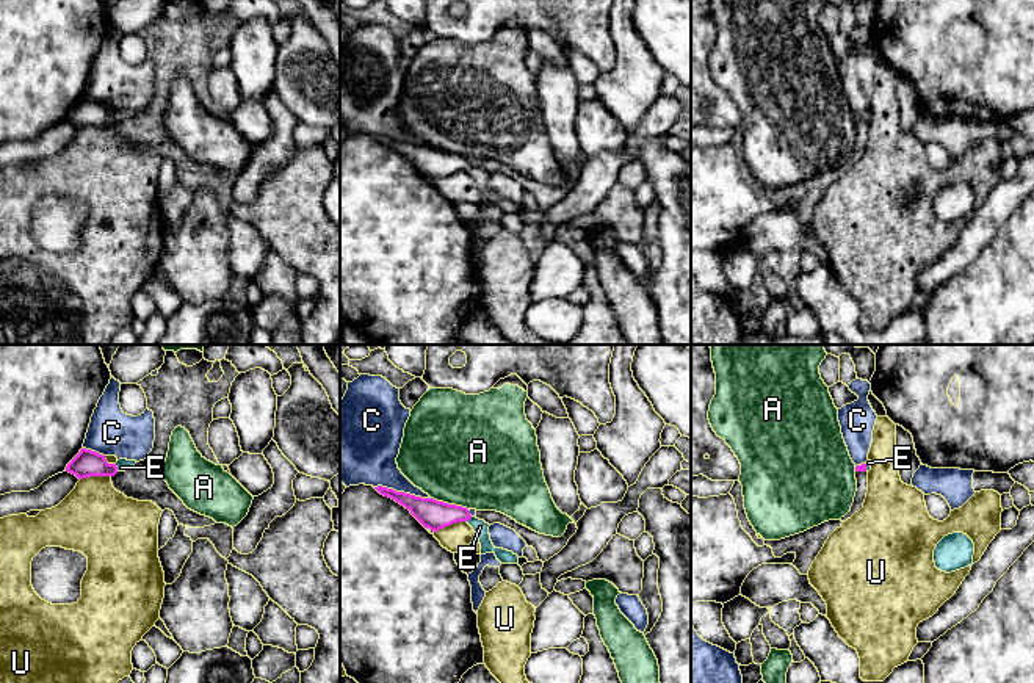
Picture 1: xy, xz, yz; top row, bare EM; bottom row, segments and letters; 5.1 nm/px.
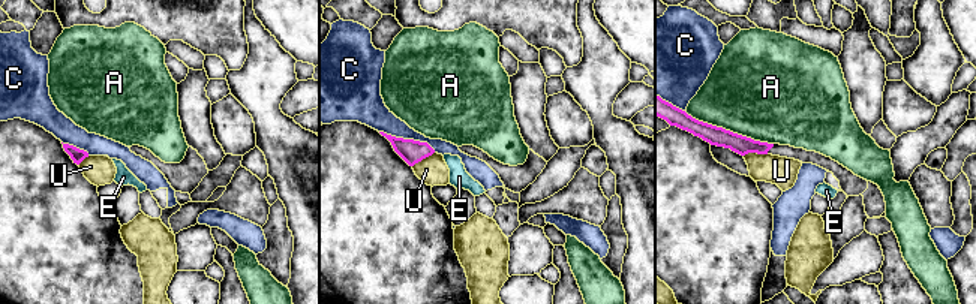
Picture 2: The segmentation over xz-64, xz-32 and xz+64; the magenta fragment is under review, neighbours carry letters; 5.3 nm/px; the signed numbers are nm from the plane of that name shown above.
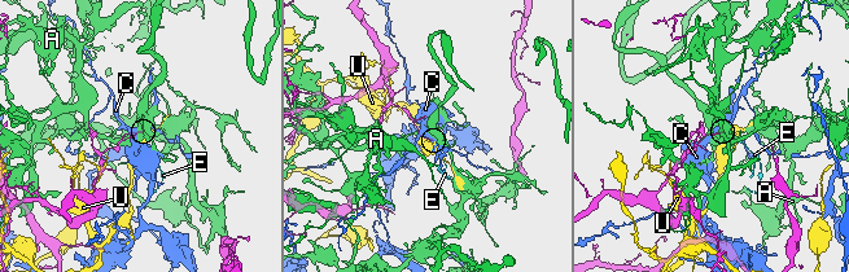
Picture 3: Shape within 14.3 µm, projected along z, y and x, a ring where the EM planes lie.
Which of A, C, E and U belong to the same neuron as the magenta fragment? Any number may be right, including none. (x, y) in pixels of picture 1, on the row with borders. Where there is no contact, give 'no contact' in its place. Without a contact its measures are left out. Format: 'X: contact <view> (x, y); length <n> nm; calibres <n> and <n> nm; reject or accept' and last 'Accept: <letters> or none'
A: contact xz (450, 505); length 200 nm; calibres 150 and 480 nm; reject
C: contact xz (403, 492); length 300 nm; calibres 150 and 280 nm; reject
E: contact xy (116, 467); length 40 nm; calibres 140 and 60 nm; accept
U: contact xz (450, 523); length 180 nm; calibres 150 and 160 nm; reject
Accept: E

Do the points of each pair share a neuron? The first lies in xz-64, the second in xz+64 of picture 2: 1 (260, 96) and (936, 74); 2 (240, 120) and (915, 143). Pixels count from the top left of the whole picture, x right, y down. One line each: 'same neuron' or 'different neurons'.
1: same neuron
2: different neurons

